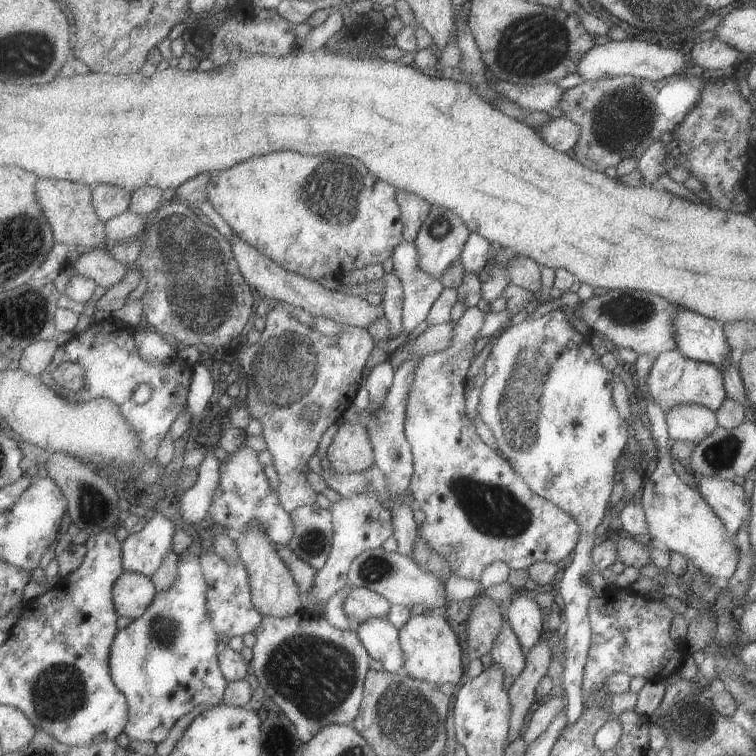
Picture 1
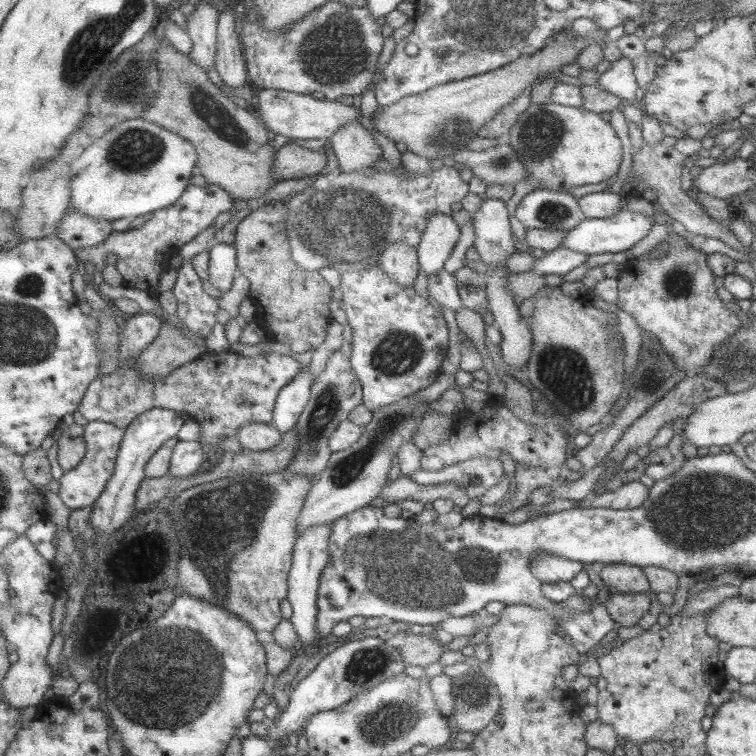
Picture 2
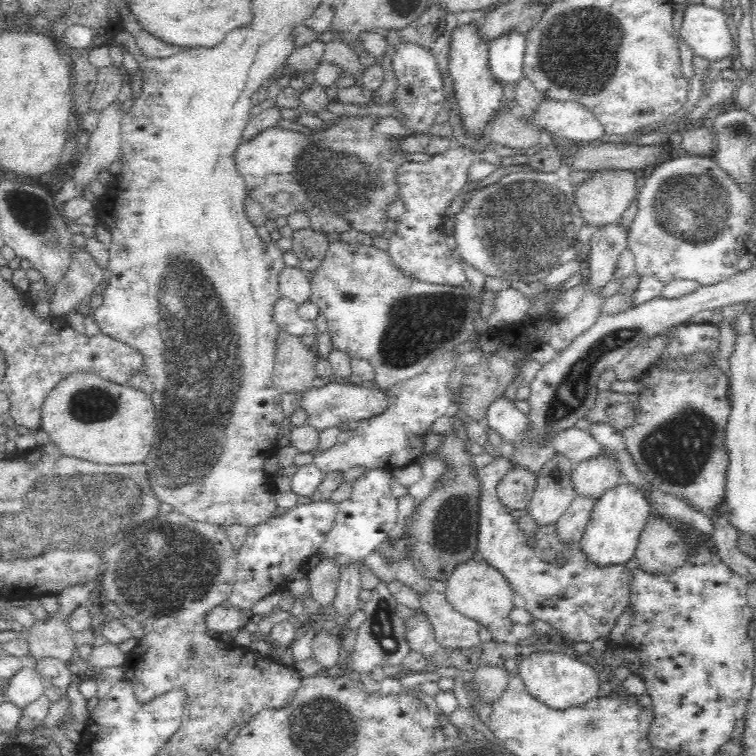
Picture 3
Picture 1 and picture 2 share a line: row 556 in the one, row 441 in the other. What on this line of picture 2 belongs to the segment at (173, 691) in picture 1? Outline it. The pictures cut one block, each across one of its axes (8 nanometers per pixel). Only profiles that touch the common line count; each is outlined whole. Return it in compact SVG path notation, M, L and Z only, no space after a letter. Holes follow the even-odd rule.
M201 440L180 441L168 475L172 478L192 478L199 474L204 462L206 462L206 452Z

